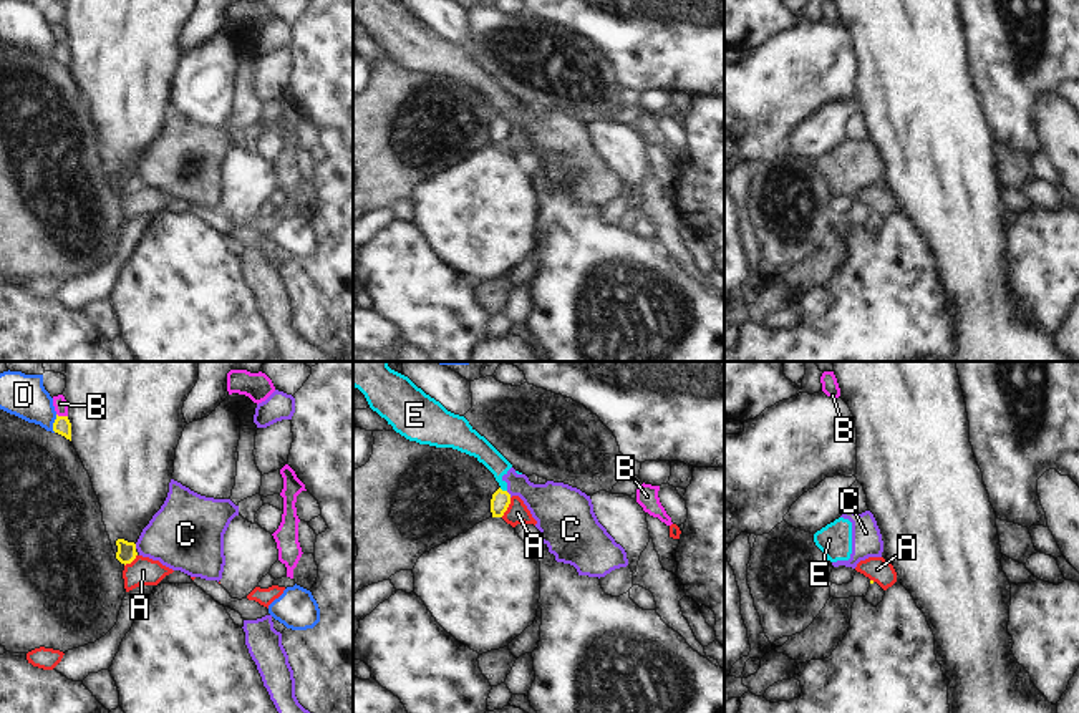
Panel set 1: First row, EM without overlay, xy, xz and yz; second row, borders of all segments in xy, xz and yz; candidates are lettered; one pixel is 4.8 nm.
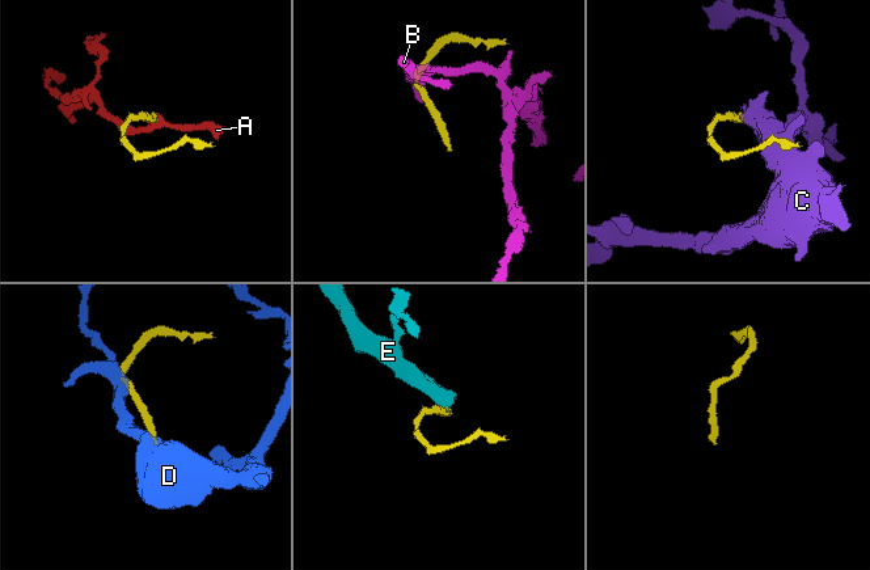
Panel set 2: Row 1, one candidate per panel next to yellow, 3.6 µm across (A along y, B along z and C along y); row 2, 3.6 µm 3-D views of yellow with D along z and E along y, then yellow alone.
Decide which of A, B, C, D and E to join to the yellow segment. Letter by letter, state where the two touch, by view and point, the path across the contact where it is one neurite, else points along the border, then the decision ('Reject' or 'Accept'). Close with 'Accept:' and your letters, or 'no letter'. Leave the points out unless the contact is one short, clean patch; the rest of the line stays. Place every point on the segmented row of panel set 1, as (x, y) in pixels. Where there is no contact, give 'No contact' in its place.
A: Touches yellow at xz (506, 508). Boundary: xz (511, 498), (501, 516). Reject
B: Touches yellow at xy (62, 417). Boundary: xy (57, 413), (67, 417). Reject
C: Touches yellow at xz (509, 494). Boundary: xz (506, 491), (511, 496). Reject
D: Touches yellow at xy (53, 423). Boundary: xy (57, 415), (53, 431). Reject
E: Touches yellow at xz (501, 489). Boundary: xz (499, 488), (506, 491). Reject
Accept: no letter.

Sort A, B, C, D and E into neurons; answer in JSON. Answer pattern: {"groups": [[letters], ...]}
{"groups": [["A"], ["B"], ["C", "E"], ["D"]]}

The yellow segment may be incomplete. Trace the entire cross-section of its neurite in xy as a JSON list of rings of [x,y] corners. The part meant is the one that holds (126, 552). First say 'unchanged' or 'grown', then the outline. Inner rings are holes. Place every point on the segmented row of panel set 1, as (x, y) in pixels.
unchanged; [[[118,539],[116,541],[116,546],[118,546],[118,552],[116,552],[116,559],[121,562],[121,564],[131,564],[138,552],[136,552],[136,544],[134,542],[128,542],[124,539]]]

